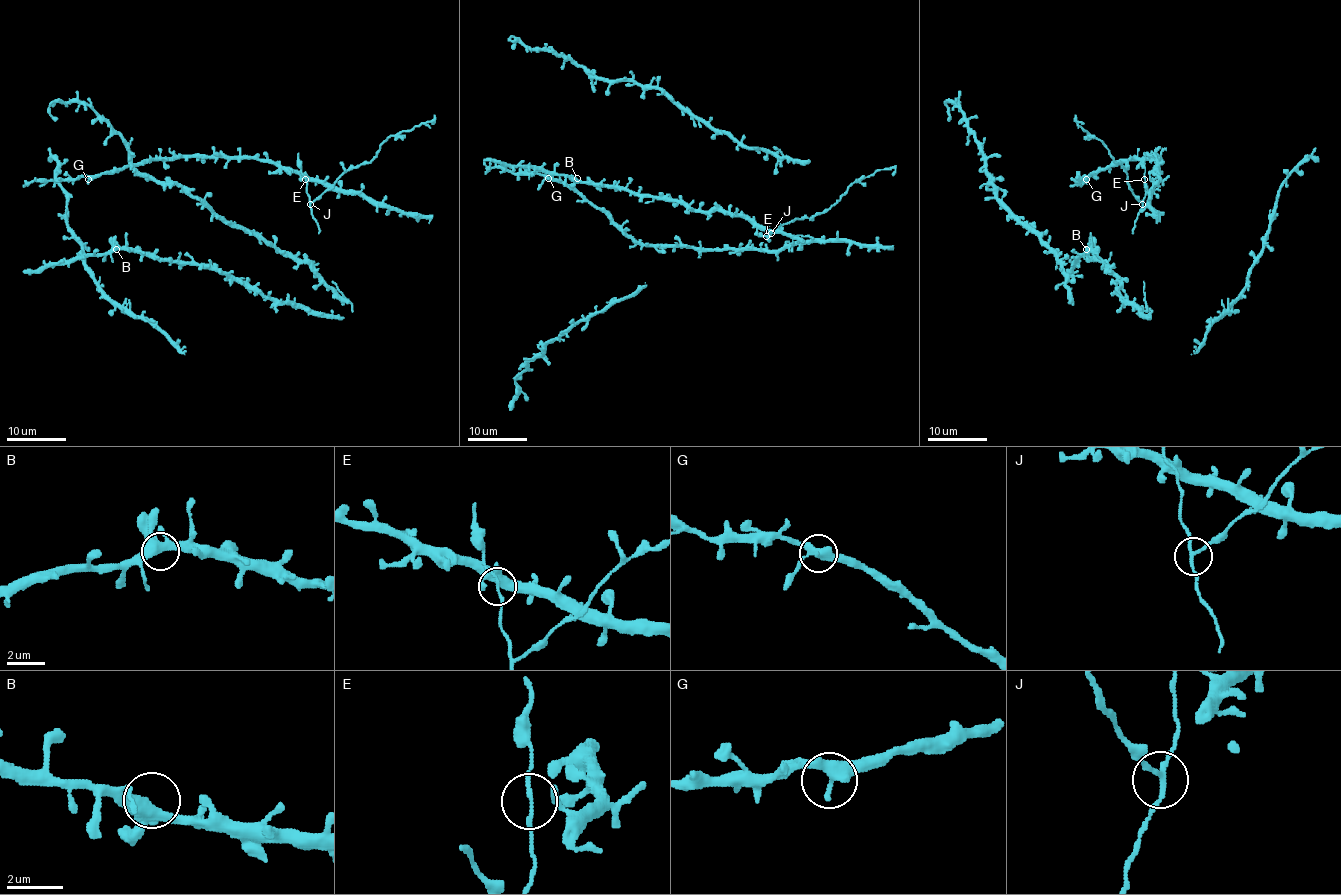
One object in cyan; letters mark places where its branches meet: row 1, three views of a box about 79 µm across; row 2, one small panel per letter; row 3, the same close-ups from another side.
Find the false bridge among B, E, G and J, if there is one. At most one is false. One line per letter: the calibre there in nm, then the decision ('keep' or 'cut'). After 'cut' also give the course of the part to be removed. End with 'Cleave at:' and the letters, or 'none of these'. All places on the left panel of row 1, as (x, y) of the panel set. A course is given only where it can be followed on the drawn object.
B: calibre 400 nm; keep
E: calibre 110 nm; keep
G: calibre 360 nm; keep
J: calibre 160 nm; cut; course (310, 203), (347, 170), (368, 163), (393, 135), (435, 121), (432, 124)
Cleave at: J

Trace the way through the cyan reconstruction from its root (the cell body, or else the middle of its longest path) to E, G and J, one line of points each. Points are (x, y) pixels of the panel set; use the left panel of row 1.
E: (164, 160), (177, 157), (264, 158), (293, 169), (299, 178), (305, 179)
G: (164, 160), (130, 163), (88, 179)
J: (164, 160), (177, 157), (271, 160), (293, 169), (299, 178), (305, 179), (310, 203)

